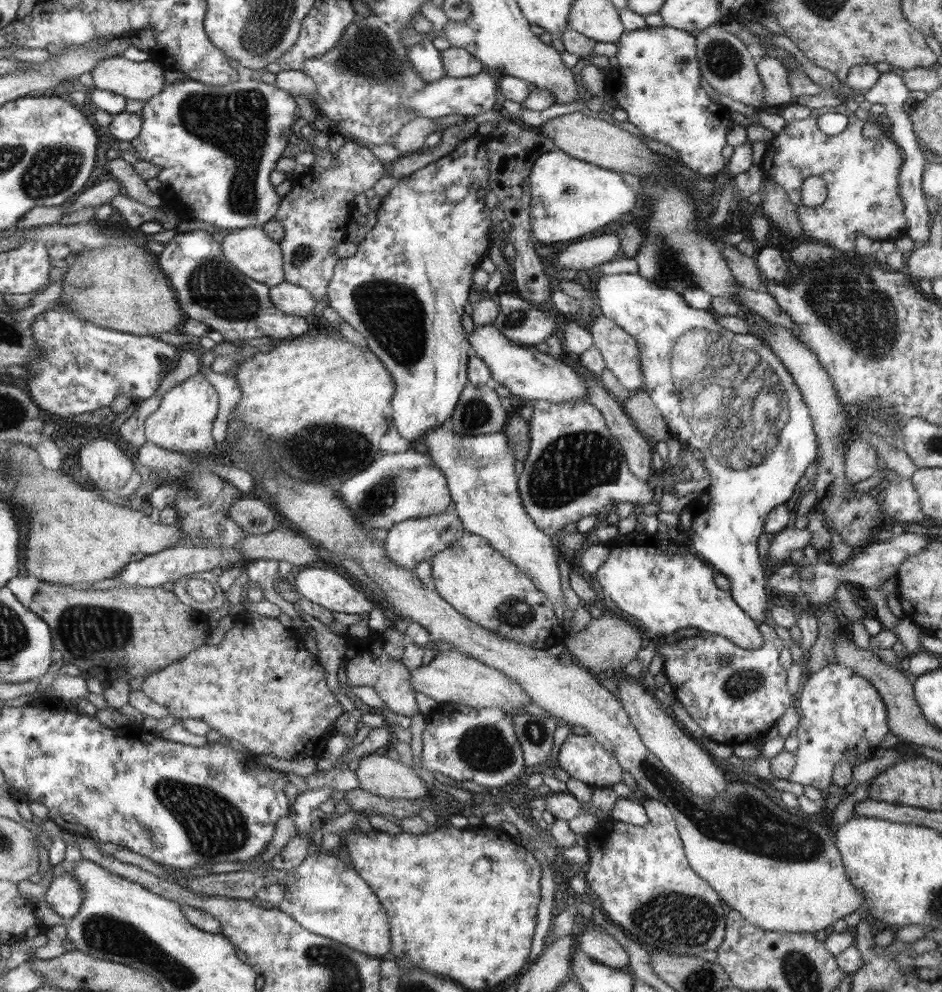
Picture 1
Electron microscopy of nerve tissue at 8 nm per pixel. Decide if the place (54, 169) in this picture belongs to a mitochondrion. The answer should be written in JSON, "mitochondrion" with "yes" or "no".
{"mitochondrion":"yes"}

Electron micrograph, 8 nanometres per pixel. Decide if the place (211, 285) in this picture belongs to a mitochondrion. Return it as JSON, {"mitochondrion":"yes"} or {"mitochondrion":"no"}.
{"mitochondrion":"yes"}

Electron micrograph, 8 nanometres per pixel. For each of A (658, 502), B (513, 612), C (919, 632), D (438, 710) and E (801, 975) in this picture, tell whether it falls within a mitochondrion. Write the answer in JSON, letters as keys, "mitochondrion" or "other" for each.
{"A":"other","B":"mitochondrion","C":"other","D":"other","E":"mitochondrion"}

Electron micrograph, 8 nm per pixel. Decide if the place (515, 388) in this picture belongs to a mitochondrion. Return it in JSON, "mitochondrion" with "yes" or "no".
{"mitochondrion":"no"}

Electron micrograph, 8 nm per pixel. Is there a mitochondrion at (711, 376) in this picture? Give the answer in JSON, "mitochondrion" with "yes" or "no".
{"mitochondrion":"yes"}

